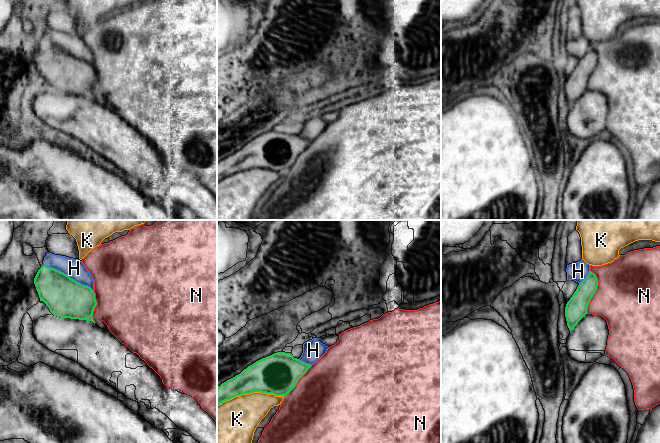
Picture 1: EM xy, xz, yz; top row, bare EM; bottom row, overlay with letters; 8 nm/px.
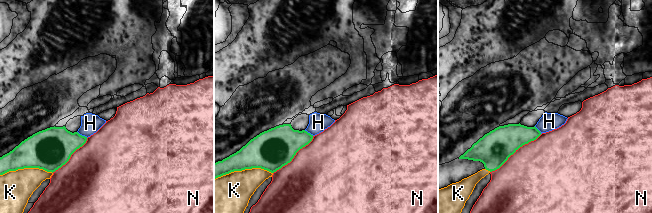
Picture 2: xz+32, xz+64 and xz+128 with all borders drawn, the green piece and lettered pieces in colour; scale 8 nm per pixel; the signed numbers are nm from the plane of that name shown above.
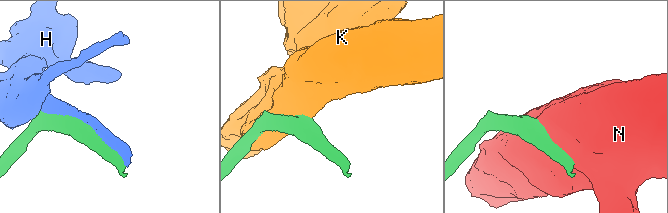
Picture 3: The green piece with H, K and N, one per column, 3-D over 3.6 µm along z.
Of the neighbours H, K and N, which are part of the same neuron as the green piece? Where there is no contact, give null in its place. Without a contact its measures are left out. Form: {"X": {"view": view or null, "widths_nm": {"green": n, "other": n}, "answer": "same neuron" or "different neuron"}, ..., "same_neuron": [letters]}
{"H": {"view": "xy", "widths_nm": {"green": 320, "other": 160}, "answer": "same neuron"}, "K": {"view": "xz", "widths_nm": {"green": 320, "other": 340}, "answer": "different neuron"}, "N": {"view": "yz", "widths_nm": {"green": 180, "other": 480}, "answer": "different neuron"}, "same_neuron": ["H"]}

